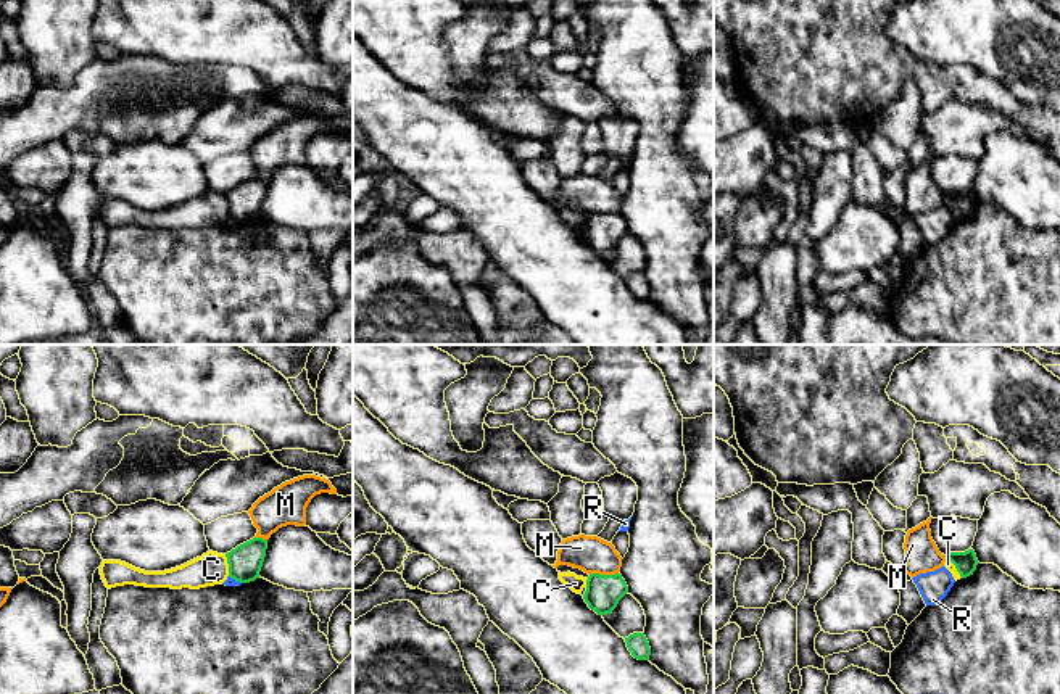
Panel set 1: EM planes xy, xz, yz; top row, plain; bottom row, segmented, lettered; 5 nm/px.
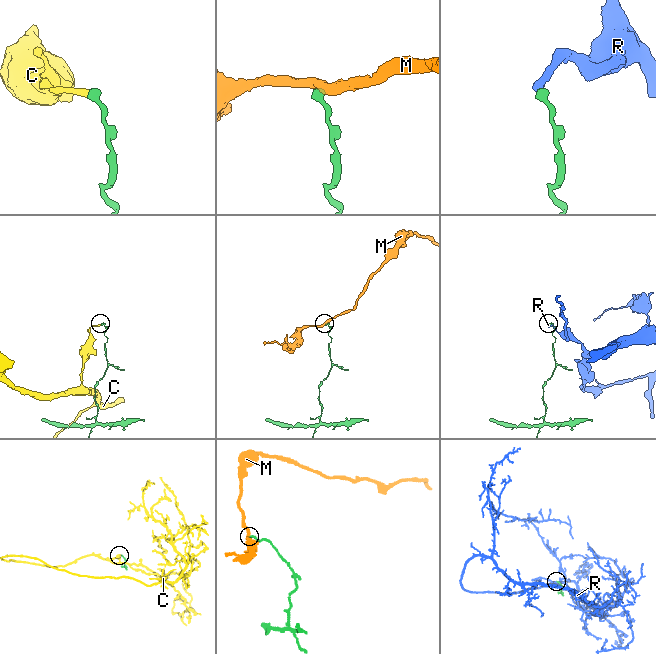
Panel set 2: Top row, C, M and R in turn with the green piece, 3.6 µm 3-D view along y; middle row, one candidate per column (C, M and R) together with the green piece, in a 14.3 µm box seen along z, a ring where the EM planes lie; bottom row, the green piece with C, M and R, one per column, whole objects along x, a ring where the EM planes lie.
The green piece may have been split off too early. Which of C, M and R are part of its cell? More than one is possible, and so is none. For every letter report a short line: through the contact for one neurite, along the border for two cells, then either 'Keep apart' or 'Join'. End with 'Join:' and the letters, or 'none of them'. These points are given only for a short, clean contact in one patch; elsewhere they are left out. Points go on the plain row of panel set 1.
C: Line: xy (224, 194), (229, 203), (229, 214). Keep apart
M: Line: xz (617, 211), (590, 214). Keep apart
R: Line: xy (229, 214), (240, 223). Keep apart
Join: none of them

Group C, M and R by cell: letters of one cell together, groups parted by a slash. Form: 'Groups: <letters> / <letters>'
Groups: C / M / R

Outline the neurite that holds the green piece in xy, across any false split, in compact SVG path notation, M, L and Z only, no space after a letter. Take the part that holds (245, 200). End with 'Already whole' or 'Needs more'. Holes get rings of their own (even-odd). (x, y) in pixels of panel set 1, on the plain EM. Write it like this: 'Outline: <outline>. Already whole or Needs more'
Outline: M253 177L227 192L229 216L240 222L250 222L259 217L266 188L266 179Z. Already whole

